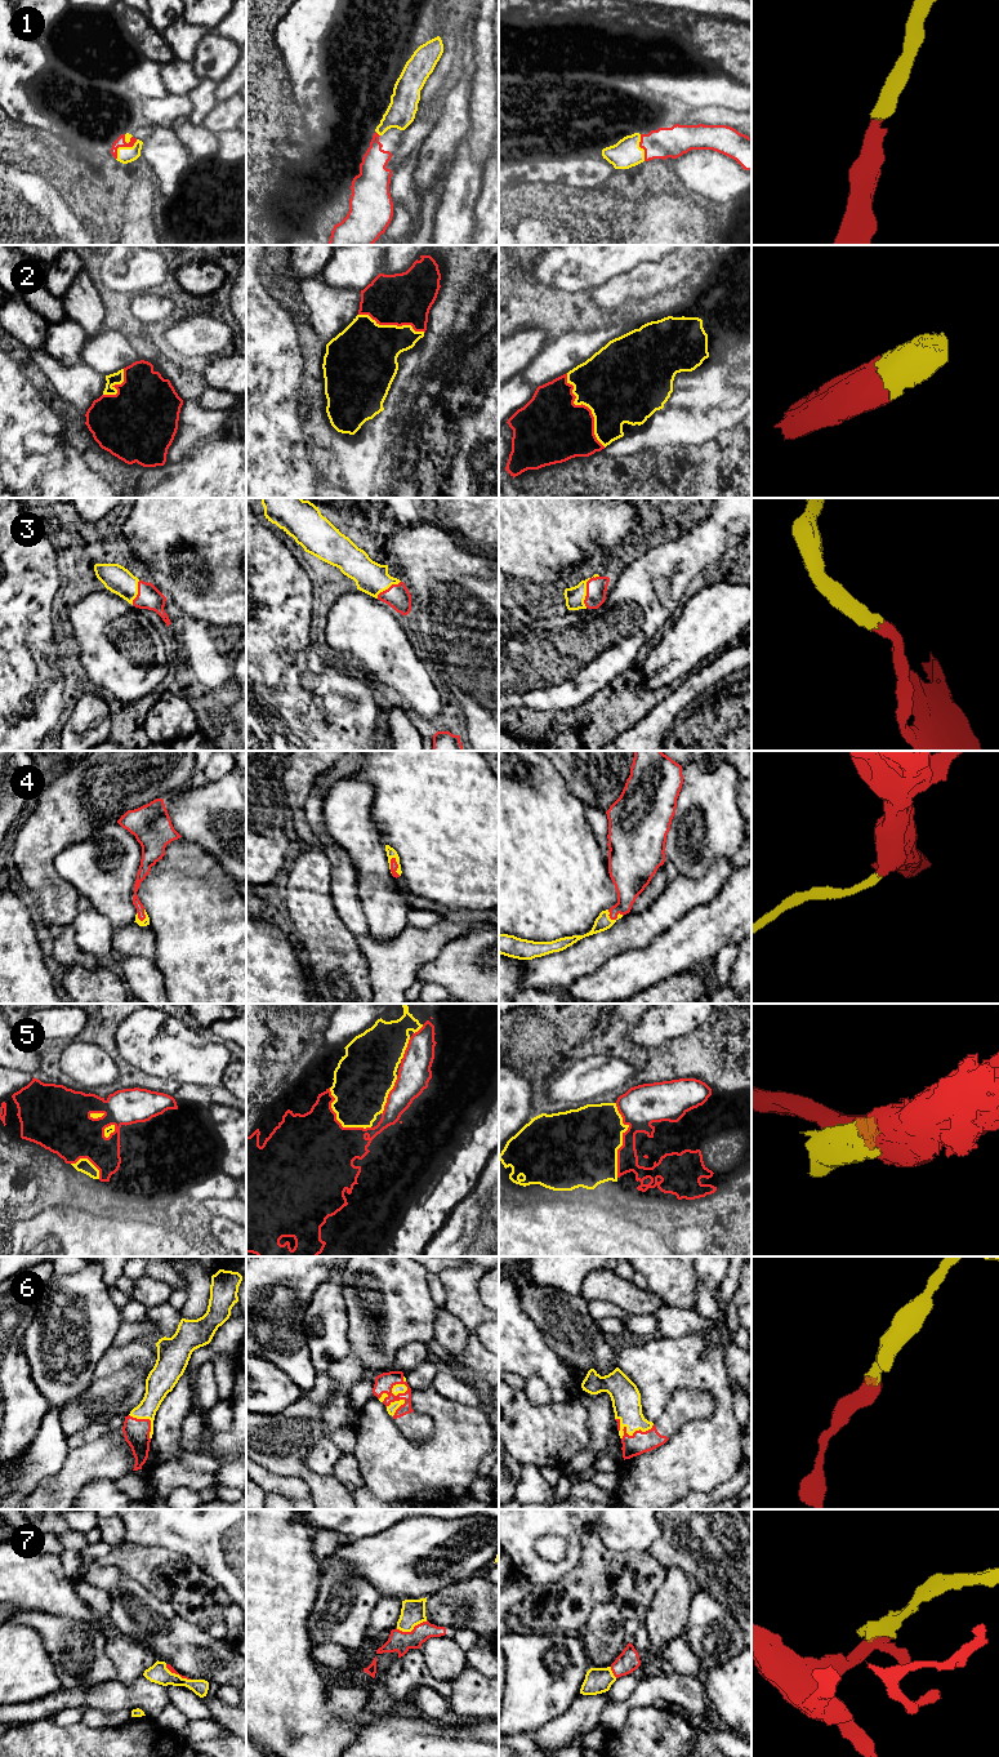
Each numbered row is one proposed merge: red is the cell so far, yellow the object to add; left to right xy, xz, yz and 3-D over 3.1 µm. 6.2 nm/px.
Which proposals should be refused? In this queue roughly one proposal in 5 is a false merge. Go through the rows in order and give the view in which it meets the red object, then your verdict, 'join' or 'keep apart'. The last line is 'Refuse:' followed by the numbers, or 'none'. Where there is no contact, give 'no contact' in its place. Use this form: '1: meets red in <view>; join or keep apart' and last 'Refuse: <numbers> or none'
1: meets red in xy; join
2: meets red in yz; join
3: meets red in yz; join
4: meets red in xz; join
5: meets red in yz; keep apart
6: meets red in yz; join
7: meets red in xz; join
Refuse: 5

